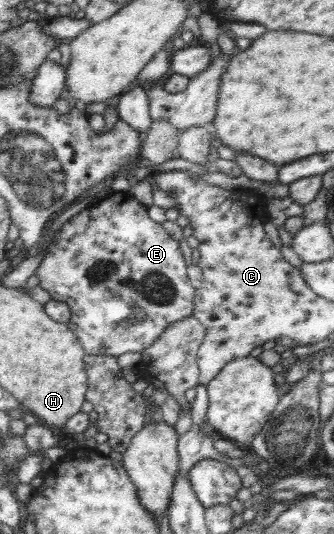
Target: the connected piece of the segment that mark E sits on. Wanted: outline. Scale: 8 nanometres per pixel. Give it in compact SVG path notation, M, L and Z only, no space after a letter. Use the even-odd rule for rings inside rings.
M112 191L101 201L82 209L81 212L65 222L63 226L54 233L54 240L48 245L44 253L45 257L41 265L39 265L39 268L36 269L35 275L39 277L39 285L45 289L45 291L48 291L53 299L66 303L69 306L71 315L70 320L68 321L68 326L79 338L79 341L87 355L109 355L111 357L119 357L119 355L123 355L123 353L141 354L144 349L147 349L152 343L155 343L155 340L168 325L192 316L196 288L191 285L190 279L187 277L187 263L185 263L184 256L181 254L181 250L179 249L179 241L173 239L171 235L164 230L162 224L151 220L147 211L148 207L139 203L136 199L133 199L128 192ZM121 297L127 297L127 305L129 309L139 308L144 317L138 319L136 323L129 323L127 319L121 319L121 321L117 321L117 323L111 323L111 321L107 321L105 317L101 317L99 305L105 305L105 303L101 303L101 301L105 301L105 299L121 299Z

